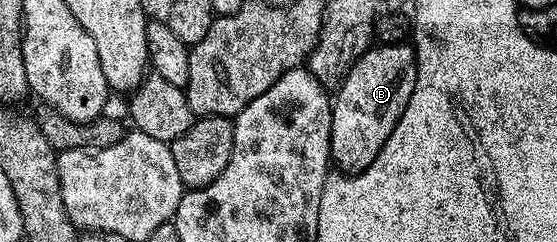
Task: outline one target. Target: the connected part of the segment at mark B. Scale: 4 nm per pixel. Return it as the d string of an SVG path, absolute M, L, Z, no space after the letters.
M408 44L400 45L373 45L349 67L340 86L335 91L334 97L331 99L330 152L332 157L330 162L337 171L357 174L365 170L378 156L382 144L386 144L390 132L394 132L394 124L398 124L398 120L414 92L414 80L416 79L415 49Z

